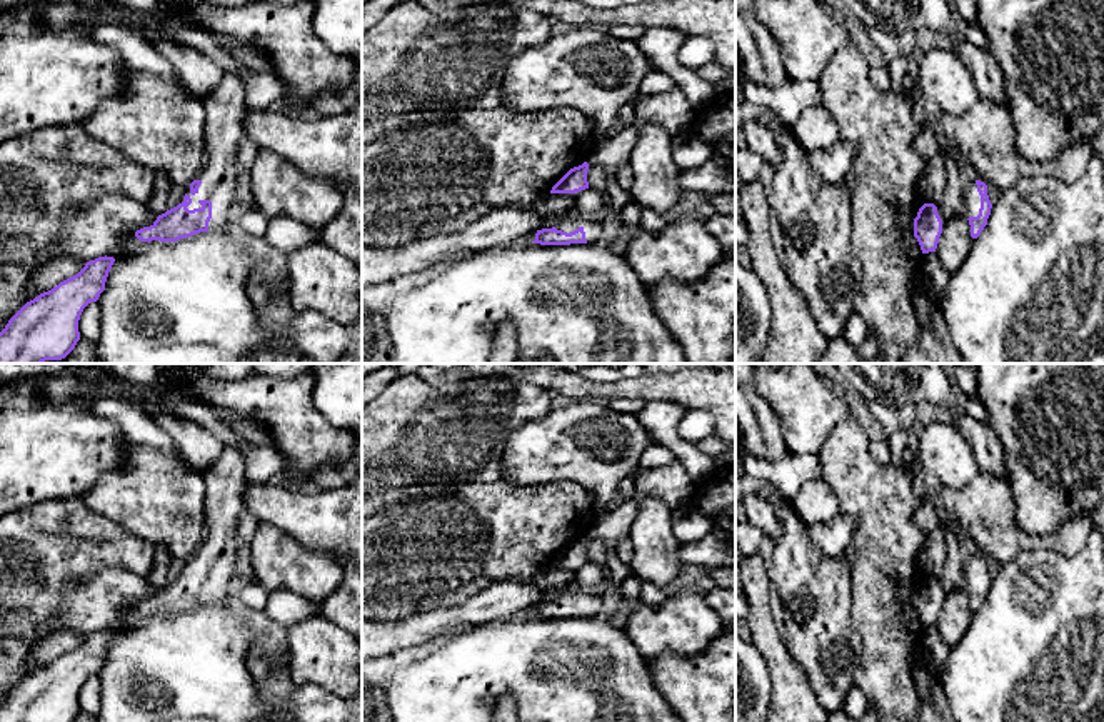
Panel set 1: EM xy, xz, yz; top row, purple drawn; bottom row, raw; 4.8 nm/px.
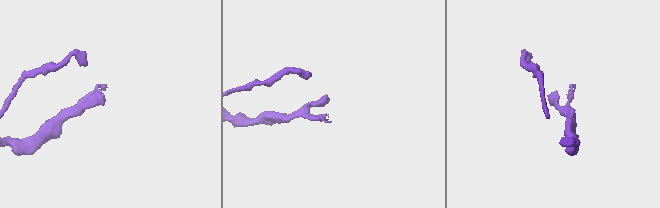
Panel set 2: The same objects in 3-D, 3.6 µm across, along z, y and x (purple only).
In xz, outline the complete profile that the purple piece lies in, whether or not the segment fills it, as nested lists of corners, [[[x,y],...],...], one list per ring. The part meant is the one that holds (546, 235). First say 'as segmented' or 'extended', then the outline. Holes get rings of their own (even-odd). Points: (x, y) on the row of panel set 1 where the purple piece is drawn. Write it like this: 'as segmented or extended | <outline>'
extended | [[[582,215],[564,218],[552,228],[537,230],[534,243],[540,245],[570,245],[592,243],[602,240],[602,223],[589,222]]]

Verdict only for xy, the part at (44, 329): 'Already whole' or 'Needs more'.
Already whole

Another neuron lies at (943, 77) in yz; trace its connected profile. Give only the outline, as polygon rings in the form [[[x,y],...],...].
[[[951,47],[926,52],[916,75],[919,95],[934,100],[942,113],[962,115],[979,100],[971,72]]]

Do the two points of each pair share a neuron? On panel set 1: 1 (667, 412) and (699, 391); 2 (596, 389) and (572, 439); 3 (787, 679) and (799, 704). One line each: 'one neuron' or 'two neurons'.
1: two neurons
2: two neurons
3: one neuron

